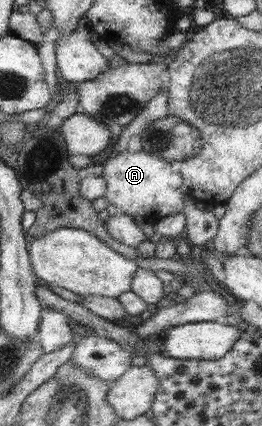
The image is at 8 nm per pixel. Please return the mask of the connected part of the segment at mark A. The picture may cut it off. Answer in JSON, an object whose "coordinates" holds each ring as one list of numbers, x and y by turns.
{"coordinates":[[128,150,119,153,114,158,108,158,104,165,103,178,106,180,106,193,103,195,108,203,114,205,119,213,136,218,138,214,158,215,166,217,183,211,182,195,188,194,188,186,184,187,180,172,174,173,162,157,156,153,146,151,130,152]]}

